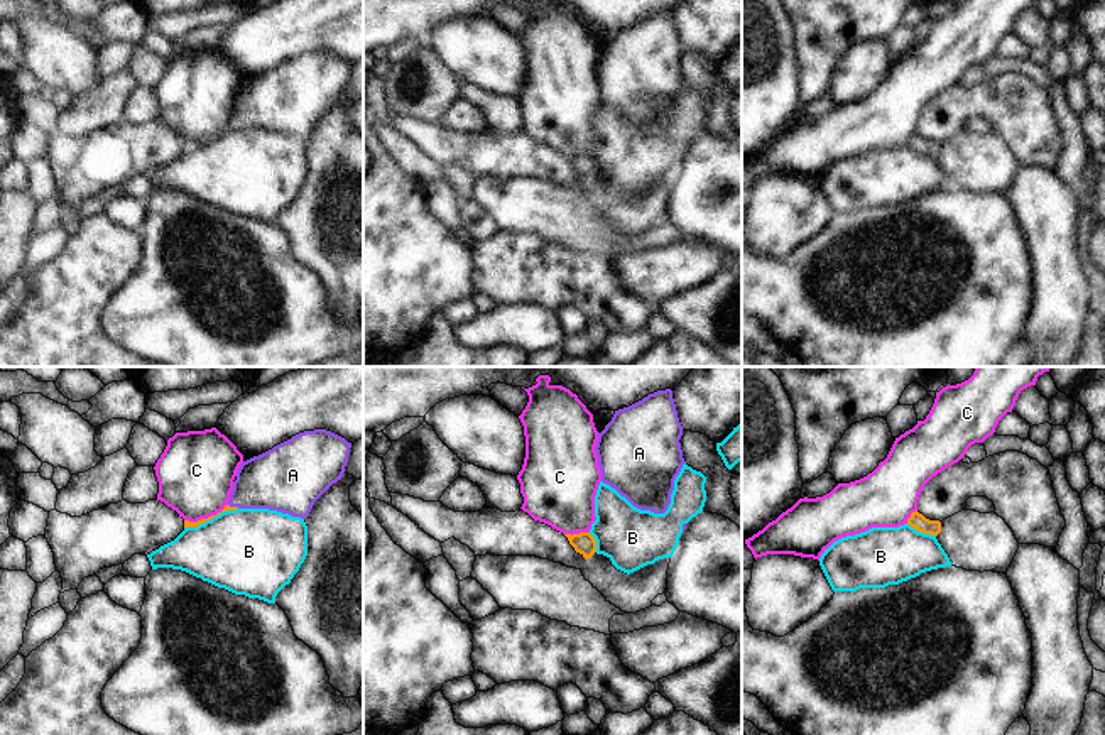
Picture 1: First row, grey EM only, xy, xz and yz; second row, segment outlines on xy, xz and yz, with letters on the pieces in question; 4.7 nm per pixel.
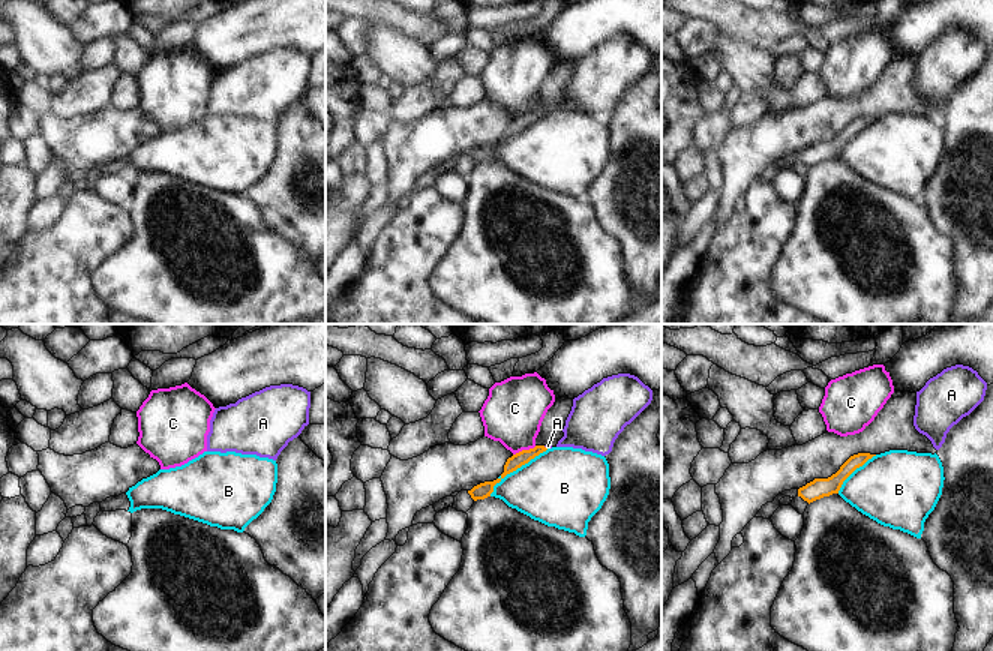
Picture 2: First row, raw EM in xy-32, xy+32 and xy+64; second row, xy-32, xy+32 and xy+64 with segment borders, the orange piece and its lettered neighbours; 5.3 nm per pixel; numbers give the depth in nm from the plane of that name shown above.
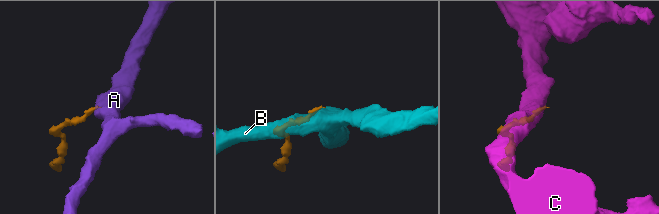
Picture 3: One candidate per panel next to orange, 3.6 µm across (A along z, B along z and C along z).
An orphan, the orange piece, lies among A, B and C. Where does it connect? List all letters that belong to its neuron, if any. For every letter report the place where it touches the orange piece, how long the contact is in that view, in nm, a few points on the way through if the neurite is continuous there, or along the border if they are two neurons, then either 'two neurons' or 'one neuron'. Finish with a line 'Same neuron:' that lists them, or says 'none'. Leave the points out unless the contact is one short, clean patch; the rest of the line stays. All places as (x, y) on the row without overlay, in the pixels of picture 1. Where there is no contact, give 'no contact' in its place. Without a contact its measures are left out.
A: contact xy (234, 129); length 60 nm; way xy (227, 129), (234, 129), (259, 105), (277, 102); one neuron
B: contact xy (210, 141); length 280 nm; two neurons
C: contact xy (205, 141); length 220 nm; border xy (227, 125), (215, 136), (196, 142), (185, 142); two neurons
Same neuron: A

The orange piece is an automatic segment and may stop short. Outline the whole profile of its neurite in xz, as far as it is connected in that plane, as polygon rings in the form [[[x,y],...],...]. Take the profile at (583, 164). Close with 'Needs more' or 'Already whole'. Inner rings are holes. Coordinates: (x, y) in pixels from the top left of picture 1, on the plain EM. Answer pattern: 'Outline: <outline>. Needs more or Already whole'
Outline: [[[580,154],[580,155],[564,155],[569,162],[569,166],[574,169],[576,174],[580,174],[585,181],[591,179],[596,172],[596,162],[590,154]]]. Already whole.

